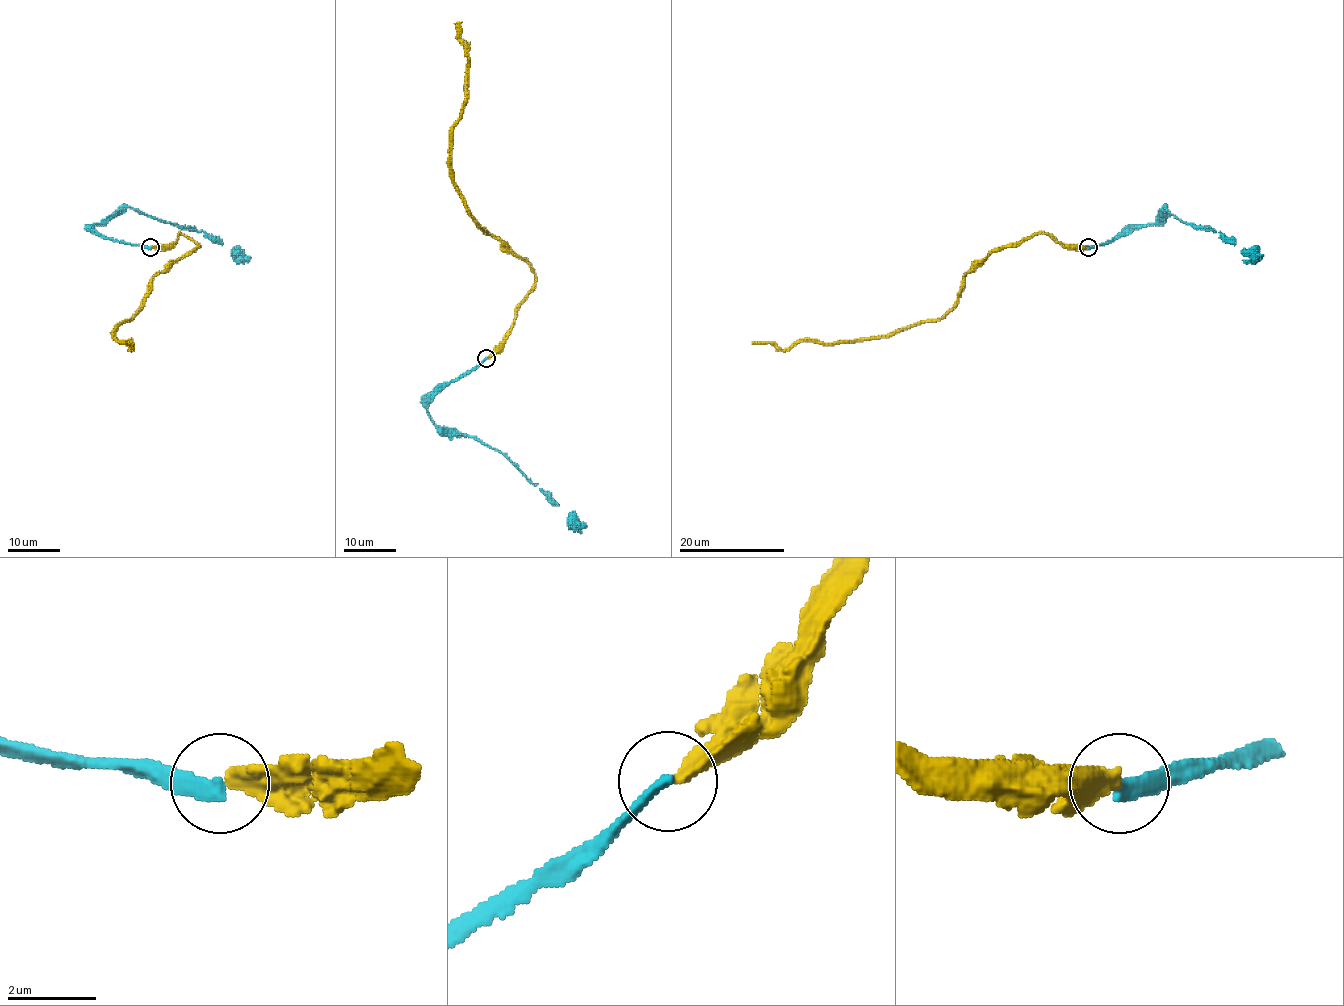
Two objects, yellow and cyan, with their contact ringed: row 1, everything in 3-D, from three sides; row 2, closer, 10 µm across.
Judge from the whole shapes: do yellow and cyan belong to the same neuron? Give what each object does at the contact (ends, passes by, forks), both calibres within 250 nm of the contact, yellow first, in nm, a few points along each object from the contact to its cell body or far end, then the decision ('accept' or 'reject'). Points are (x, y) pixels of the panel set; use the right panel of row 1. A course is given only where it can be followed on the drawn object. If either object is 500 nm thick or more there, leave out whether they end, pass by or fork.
yellow ends | cyan ends | 360/320 nm | yellow via (1088, 247), (1045, 233), (1002, 245), (963, 277), (940, 318), (889, 335), (783, 349), (752, 341) | cyan via (1088, 247), (1149, 226), (1158, 219), (1165, 207), (1180, 220), (1220, 232), (1245, 249), (1263, 254) | reject

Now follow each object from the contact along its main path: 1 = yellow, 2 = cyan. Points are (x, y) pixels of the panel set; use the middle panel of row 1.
1: (487, 358), (517, 315), (534, 272), (475, 220), (454, 181), (451, 130), (466, 98), (467, 53), (457, 22)
2: (487, 358), (435, 395), (428, 404), (430, 419), (500, 450), (570, 515), (581, 533)

